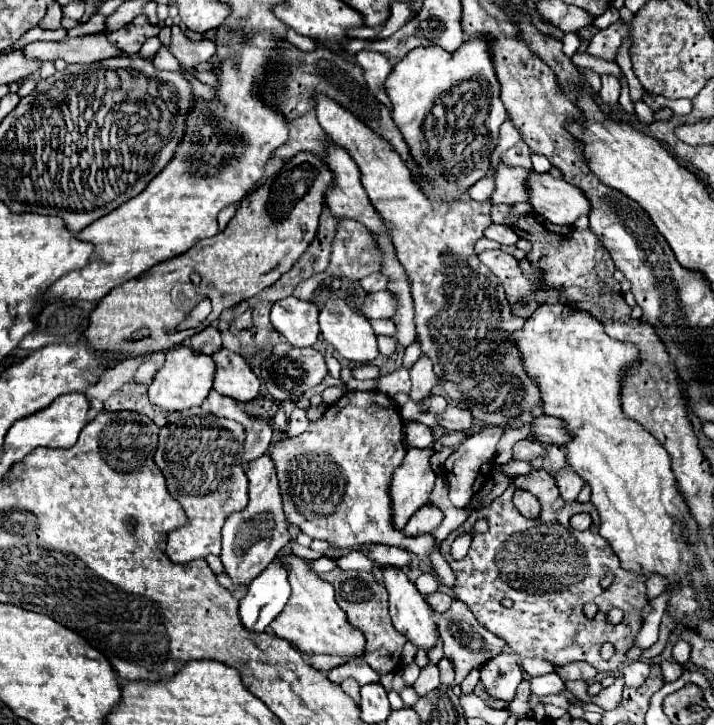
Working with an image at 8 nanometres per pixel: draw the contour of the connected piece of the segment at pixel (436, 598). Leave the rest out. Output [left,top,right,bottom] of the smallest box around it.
[426,591,454,613]

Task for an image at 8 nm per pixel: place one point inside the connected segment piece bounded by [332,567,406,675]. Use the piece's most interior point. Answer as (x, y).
(366, 603)

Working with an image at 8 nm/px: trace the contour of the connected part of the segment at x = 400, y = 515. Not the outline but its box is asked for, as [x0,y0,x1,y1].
[392,447,436,527]

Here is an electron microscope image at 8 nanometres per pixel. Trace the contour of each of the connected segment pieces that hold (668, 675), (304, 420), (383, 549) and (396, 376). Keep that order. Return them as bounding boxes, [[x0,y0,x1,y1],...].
[[660,661,682,681],[286,409,308,437],[368,545,412,567],[378,367,412,397]]

